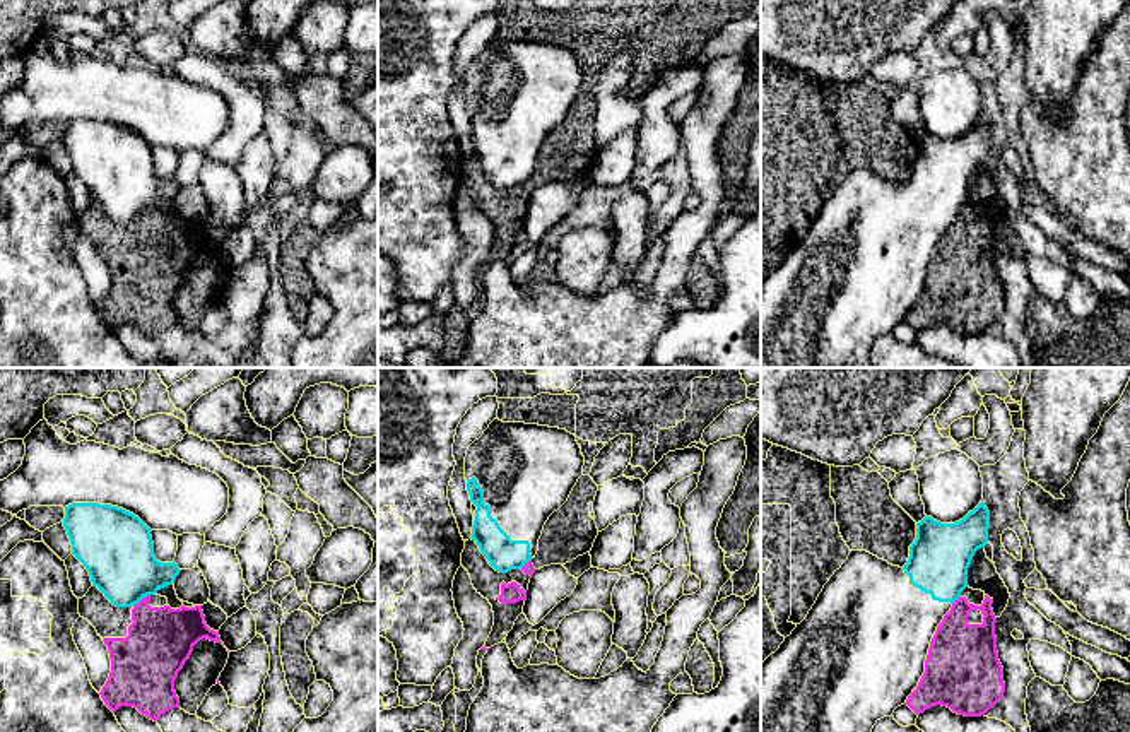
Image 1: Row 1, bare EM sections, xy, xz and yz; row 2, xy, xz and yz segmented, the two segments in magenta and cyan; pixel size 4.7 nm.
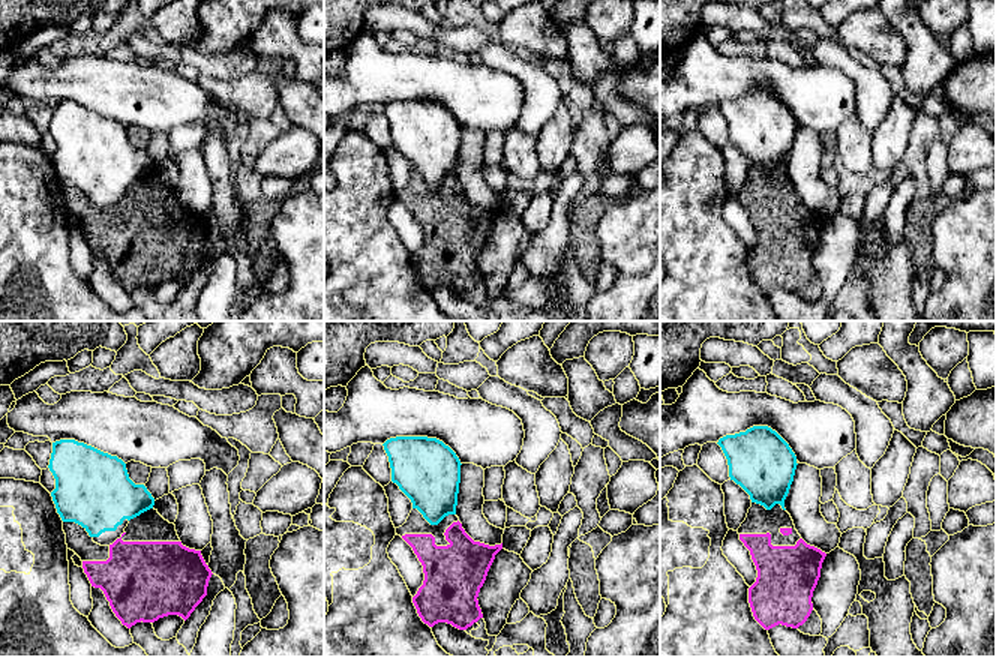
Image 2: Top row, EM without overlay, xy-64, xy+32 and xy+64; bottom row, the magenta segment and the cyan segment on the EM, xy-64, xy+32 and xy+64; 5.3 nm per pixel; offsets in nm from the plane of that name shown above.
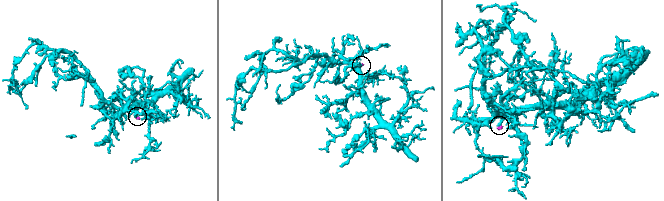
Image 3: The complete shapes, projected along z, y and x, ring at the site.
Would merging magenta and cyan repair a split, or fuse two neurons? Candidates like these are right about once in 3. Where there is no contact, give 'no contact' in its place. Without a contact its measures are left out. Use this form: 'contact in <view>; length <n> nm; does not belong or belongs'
contact in xy; length 100 nm; does not belong

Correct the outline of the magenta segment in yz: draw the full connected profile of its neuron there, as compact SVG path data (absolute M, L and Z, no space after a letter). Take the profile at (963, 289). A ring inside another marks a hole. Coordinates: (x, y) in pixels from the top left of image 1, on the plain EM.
M966 204L930 258L925 289L906 320L916 332L942 322L957 332L981 334L1005 310L998 277L993 215Z

